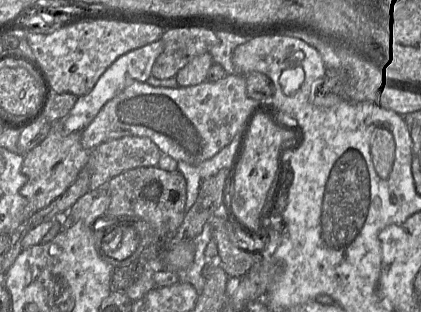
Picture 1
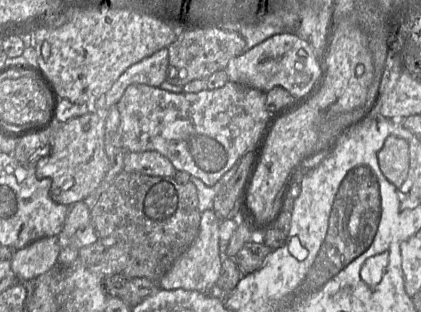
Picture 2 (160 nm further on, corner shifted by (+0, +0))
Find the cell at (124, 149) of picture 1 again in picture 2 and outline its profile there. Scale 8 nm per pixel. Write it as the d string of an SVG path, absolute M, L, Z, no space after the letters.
M128 151L124 157L124 170L161 177L174 177L177 172L171 161L156 151Z

